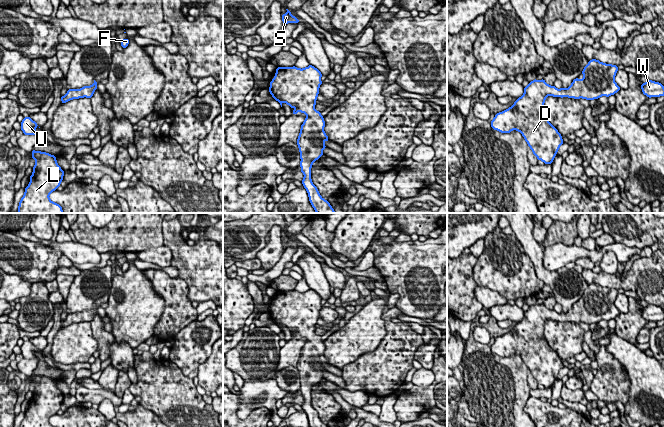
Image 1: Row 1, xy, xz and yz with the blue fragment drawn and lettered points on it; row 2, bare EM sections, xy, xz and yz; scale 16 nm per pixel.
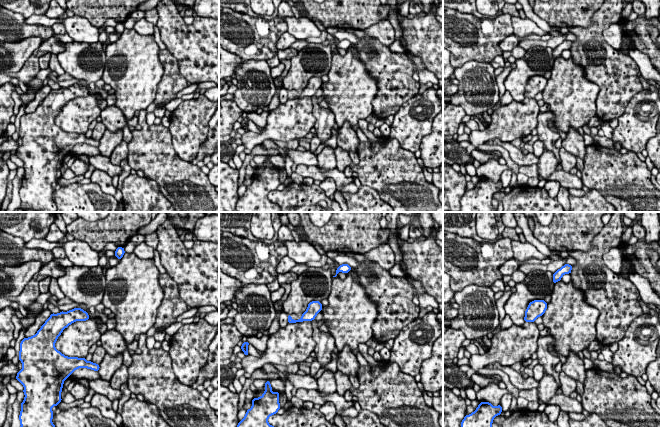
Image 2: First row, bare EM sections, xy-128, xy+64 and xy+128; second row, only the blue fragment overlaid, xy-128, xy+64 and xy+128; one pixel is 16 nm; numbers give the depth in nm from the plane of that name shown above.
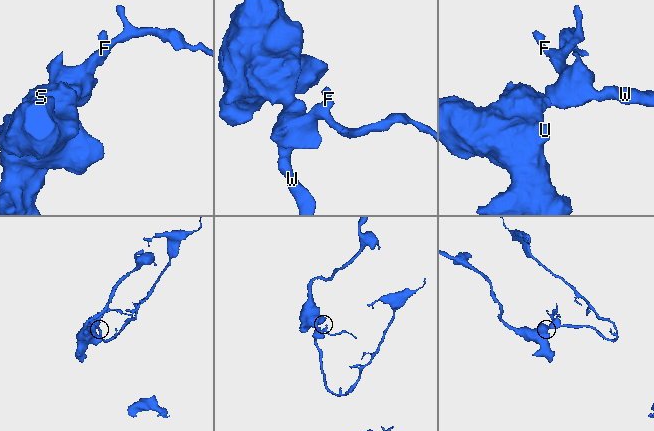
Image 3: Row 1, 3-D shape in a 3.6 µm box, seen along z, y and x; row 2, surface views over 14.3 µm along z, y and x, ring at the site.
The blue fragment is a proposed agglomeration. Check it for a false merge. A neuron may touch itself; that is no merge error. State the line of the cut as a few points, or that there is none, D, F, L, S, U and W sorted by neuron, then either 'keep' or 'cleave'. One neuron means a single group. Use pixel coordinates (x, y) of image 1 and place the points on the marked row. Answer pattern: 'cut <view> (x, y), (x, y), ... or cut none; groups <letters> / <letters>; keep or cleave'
cut none; groups D F L S U W; keep

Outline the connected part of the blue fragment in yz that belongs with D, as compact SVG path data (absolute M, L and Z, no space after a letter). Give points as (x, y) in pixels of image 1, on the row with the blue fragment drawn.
M592 59L582 71L584 78L574 79L567 89L557 89L555 86L548 85L544 79L534 79L524 88L524 94L520 98L517 98L511 107L495 115L491 121L491 127L501 133L510 133L512 130L519 131L537 159L543 161L545 164L551 164L564 141L561 134L548 121L544 113L546 97L583 98L590 101L598 99L601 96L609 97L610 95L615 95L616 92L621 90L614 80L617 71L618 66L616 65L602 63L599 60Z

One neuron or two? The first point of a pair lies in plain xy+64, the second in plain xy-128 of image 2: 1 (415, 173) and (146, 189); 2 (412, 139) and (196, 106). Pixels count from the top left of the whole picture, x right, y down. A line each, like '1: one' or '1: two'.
1: two
2: one

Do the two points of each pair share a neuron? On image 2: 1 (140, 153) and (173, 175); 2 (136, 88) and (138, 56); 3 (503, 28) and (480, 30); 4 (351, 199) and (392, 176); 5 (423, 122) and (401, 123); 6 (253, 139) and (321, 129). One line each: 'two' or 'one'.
1: one
2: one
3: one
4: two
5: one
6: two

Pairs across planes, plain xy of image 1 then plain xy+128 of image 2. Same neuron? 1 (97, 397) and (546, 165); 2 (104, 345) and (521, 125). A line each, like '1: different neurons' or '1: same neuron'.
1: different neurons
2: different neurons

